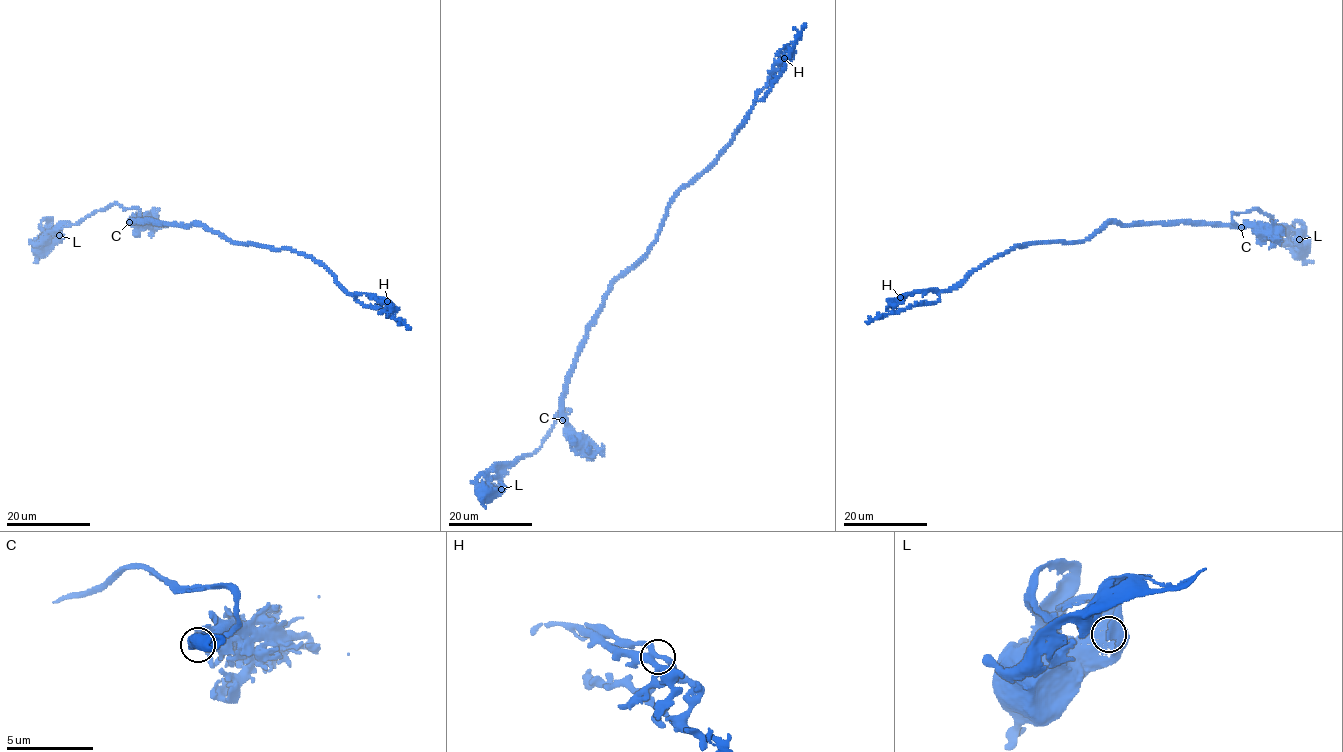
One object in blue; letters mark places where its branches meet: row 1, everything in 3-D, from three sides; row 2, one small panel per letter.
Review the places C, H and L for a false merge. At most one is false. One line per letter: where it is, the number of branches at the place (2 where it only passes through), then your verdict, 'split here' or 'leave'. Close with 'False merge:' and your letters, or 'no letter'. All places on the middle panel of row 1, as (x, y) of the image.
C: place (562, 420); branches 2; leave
H: place (784, 58); branches 4; leave
L: place (501, 489); branches 1; leave
False merge: no letter

